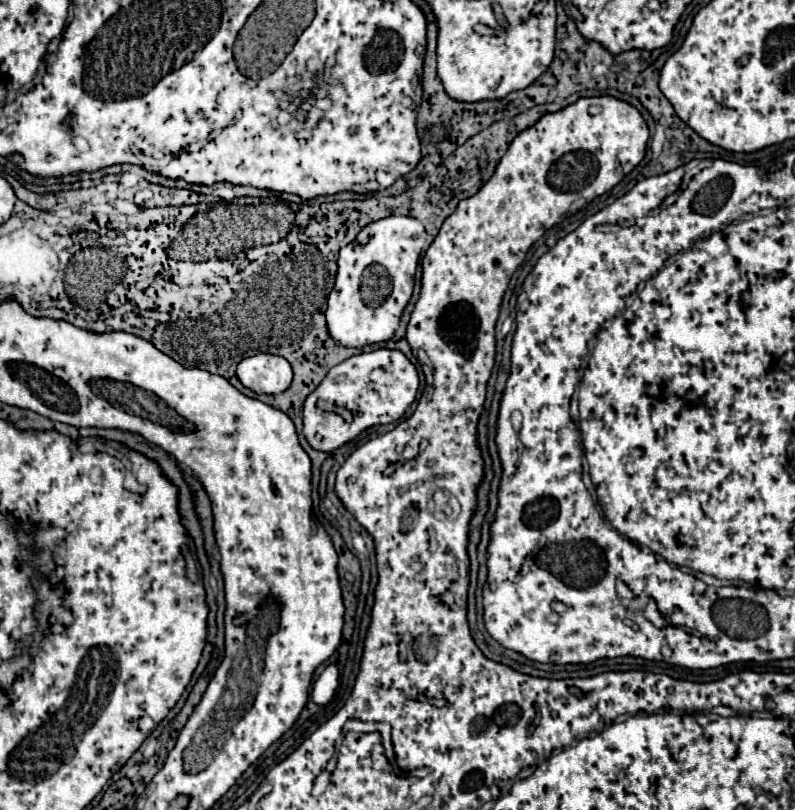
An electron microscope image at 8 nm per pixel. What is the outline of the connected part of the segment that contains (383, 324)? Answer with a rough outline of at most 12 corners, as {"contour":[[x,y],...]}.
{"contour":[[369,223],[341,249],[327,331],[343,347],[389,341],[427,233]]}

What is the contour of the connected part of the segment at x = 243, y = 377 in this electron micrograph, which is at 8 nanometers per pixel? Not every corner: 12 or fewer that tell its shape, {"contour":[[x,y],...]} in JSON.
{"contour":[[259,353],[237,365],[237,377],[257,395],[289,388],[283,357]]}

